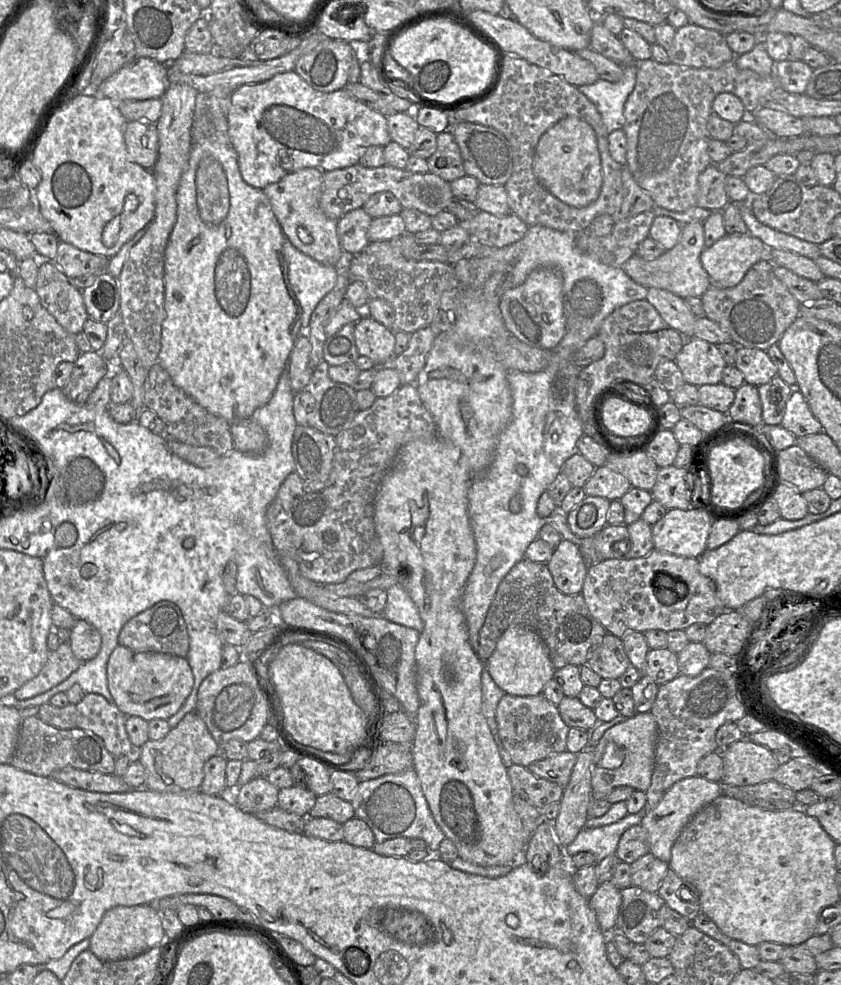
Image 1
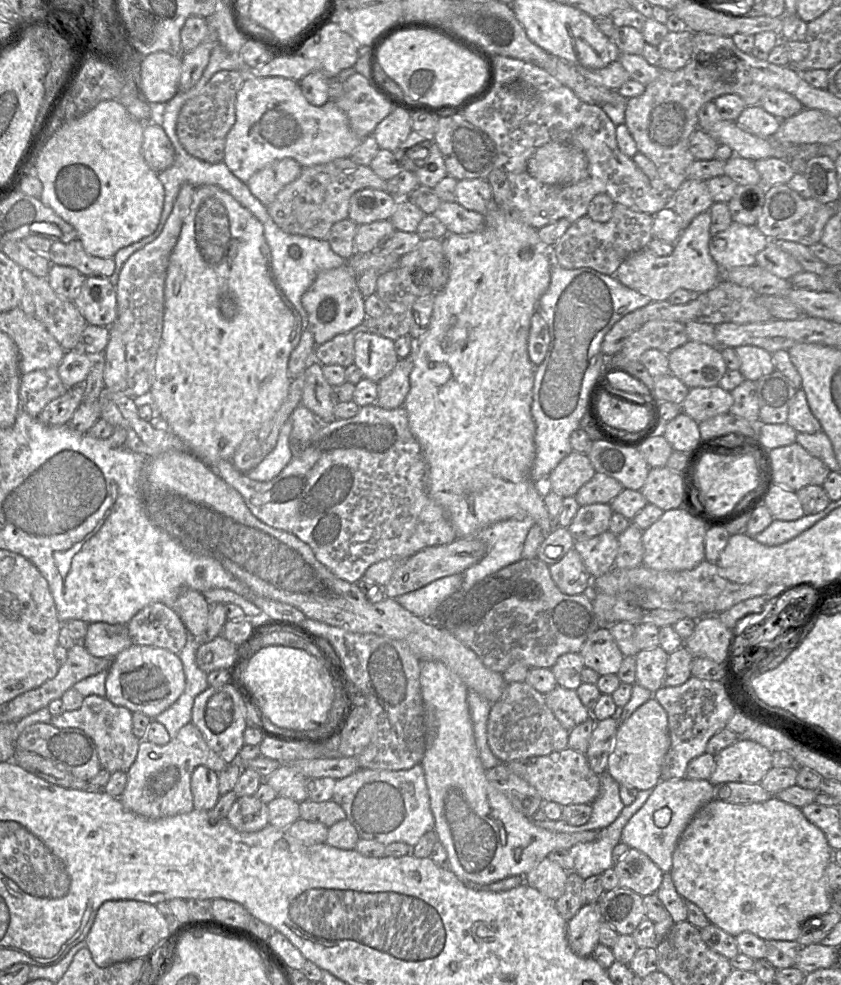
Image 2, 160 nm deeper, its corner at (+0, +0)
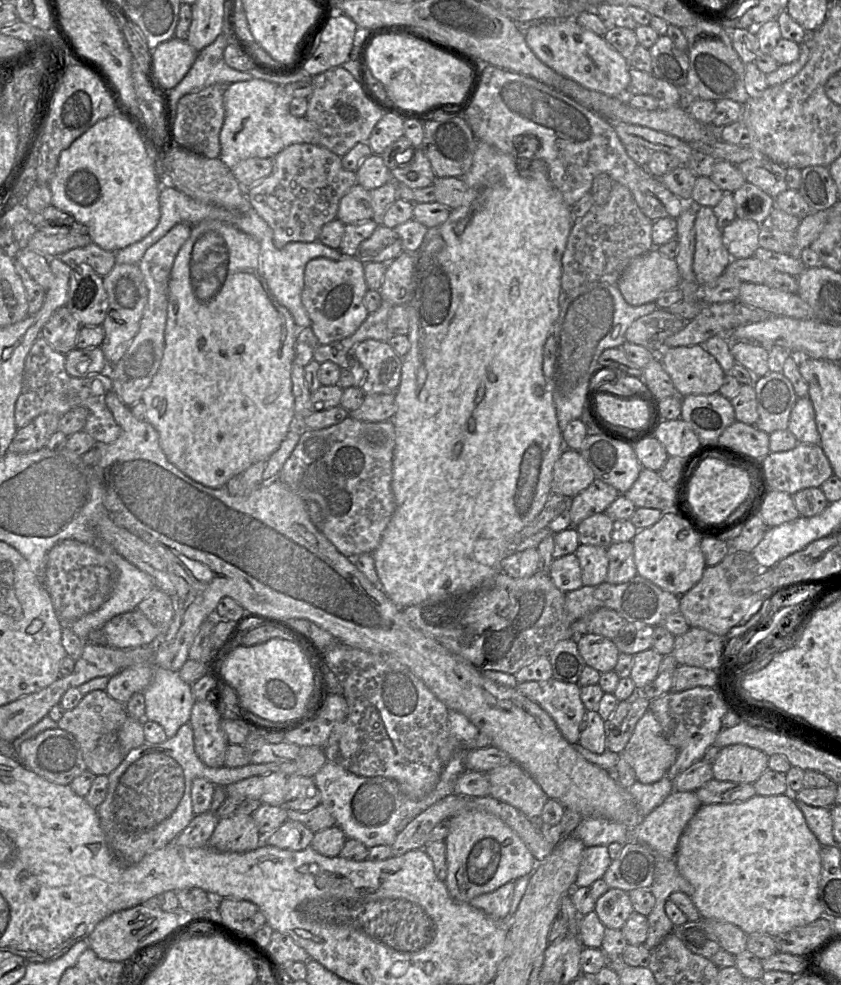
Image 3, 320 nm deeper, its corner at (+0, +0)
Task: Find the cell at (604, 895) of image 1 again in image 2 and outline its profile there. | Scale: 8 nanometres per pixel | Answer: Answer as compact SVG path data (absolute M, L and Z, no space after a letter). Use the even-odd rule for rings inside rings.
M598 901L584 904L567 923L568 944L577 956L591 956L599 943L599 925L602 921Z

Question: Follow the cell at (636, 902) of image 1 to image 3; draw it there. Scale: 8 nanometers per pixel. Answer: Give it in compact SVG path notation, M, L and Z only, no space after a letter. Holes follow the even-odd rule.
M609 888L596 900L594 911L606 928L621 929L634 909L628 892Z

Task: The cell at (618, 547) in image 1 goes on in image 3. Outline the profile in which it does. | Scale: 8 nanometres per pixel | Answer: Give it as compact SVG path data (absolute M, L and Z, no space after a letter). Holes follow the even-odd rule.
M580 543L575 555L579 560L584 586L594 586L605 581L608 571L607 548Z

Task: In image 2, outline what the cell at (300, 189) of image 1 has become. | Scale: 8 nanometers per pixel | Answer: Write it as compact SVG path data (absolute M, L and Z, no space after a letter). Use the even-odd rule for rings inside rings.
M291 158L274 161L257 171L246 182L250 192L265 206L274 201L280 190L293 182L302 167Z

